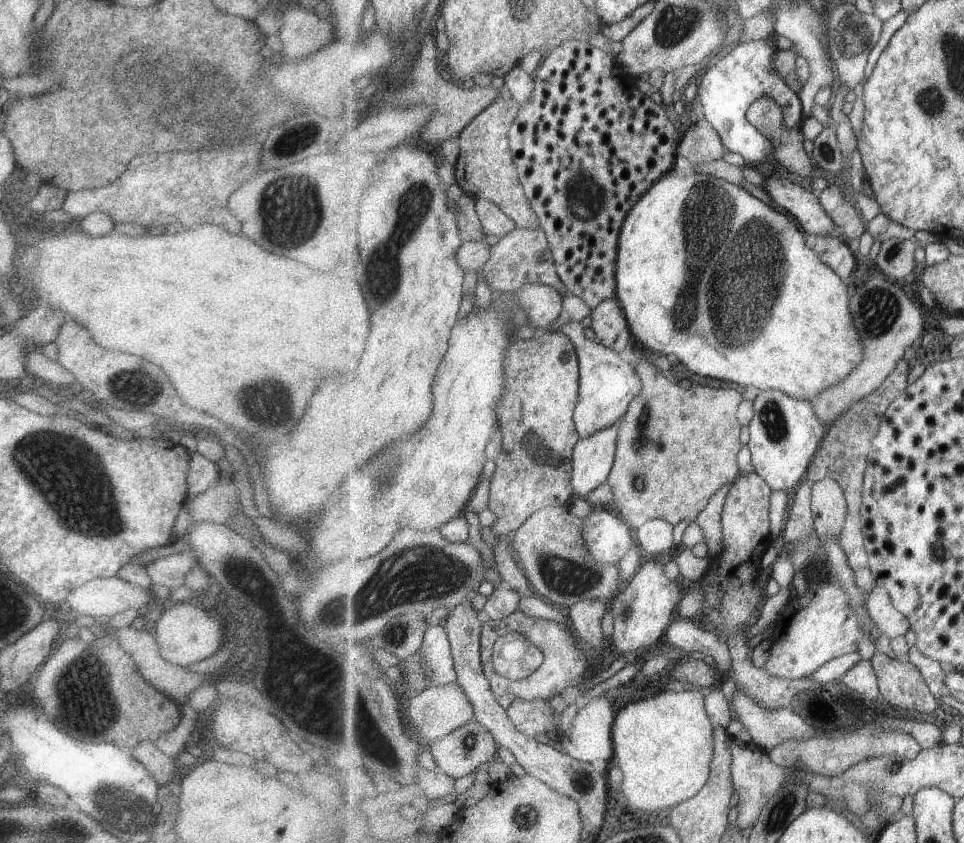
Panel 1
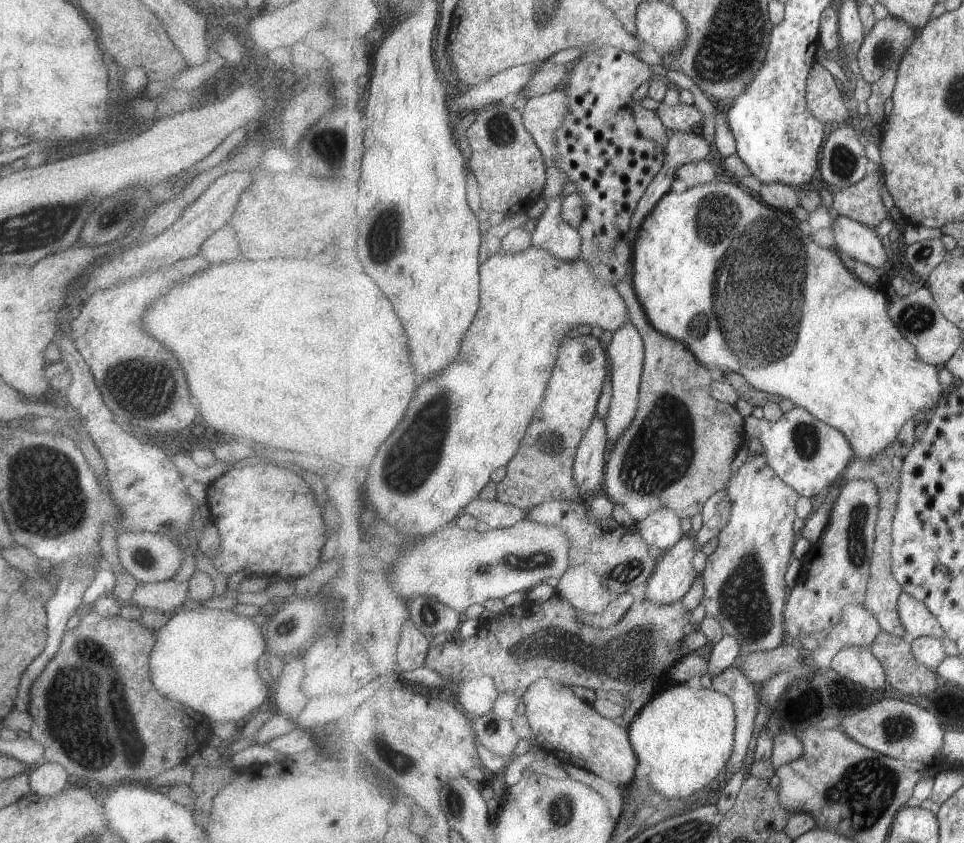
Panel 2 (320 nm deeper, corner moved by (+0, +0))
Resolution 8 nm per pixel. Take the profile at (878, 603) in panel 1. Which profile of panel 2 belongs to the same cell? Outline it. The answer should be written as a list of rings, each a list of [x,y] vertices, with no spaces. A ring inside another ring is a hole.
[[[909,593],[900,596],[898,607],[900,617],[909,640],[929,635],[940,639],[948,638],[947,631],[929,607]]]

